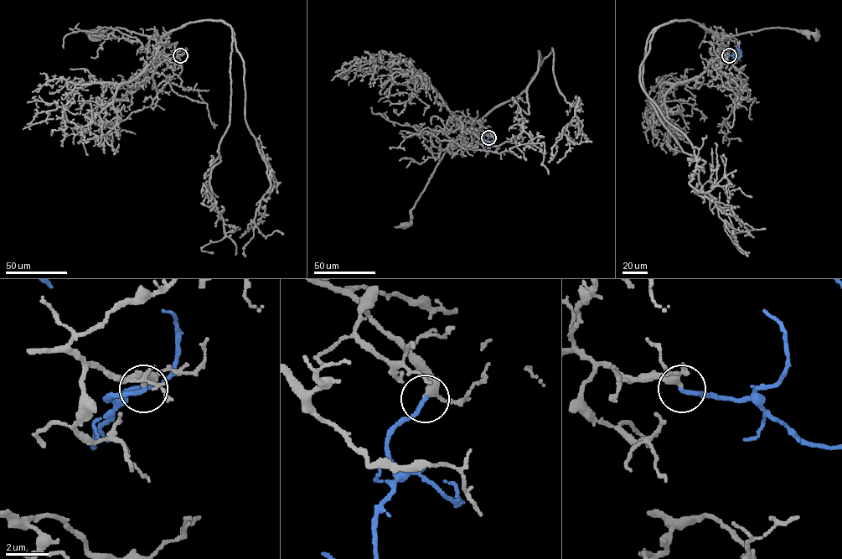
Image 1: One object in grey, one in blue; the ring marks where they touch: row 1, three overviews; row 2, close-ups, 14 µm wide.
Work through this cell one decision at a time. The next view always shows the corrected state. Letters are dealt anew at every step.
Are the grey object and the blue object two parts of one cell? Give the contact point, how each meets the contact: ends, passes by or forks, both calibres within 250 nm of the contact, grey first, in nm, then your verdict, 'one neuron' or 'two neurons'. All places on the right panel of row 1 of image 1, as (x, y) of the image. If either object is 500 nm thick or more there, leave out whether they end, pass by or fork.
(729, 55) | grey passes by | blue ends | 280/200 nm | one neuron

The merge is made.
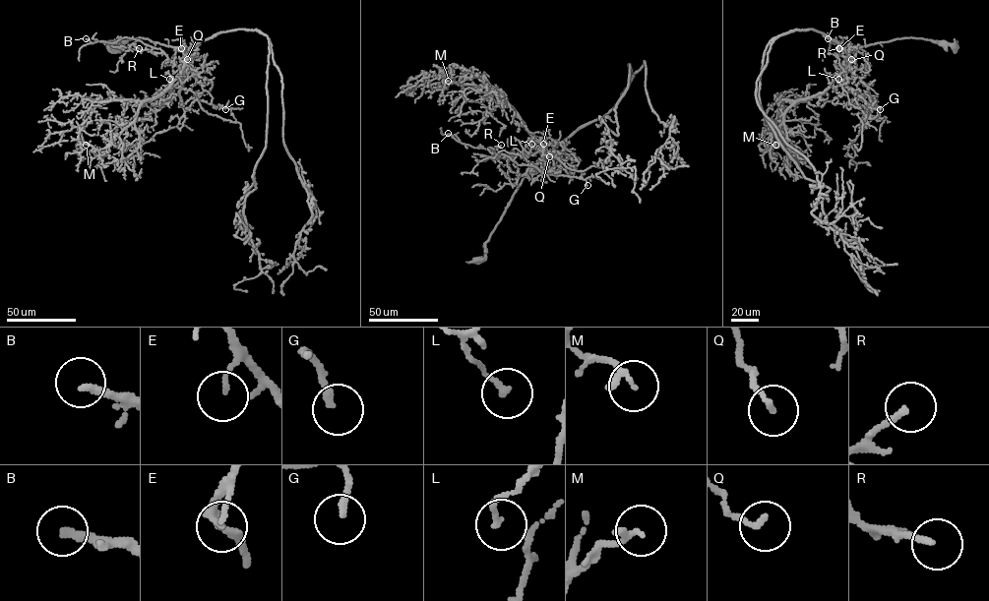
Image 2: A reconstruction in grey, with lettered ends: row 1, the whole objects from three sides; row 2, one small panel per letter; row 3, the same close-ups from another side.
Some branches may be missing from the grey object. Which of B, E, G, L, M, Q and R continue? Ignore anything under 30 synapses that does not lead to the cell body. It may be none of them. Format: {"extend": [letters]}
{"extend": ["B", "R"]}

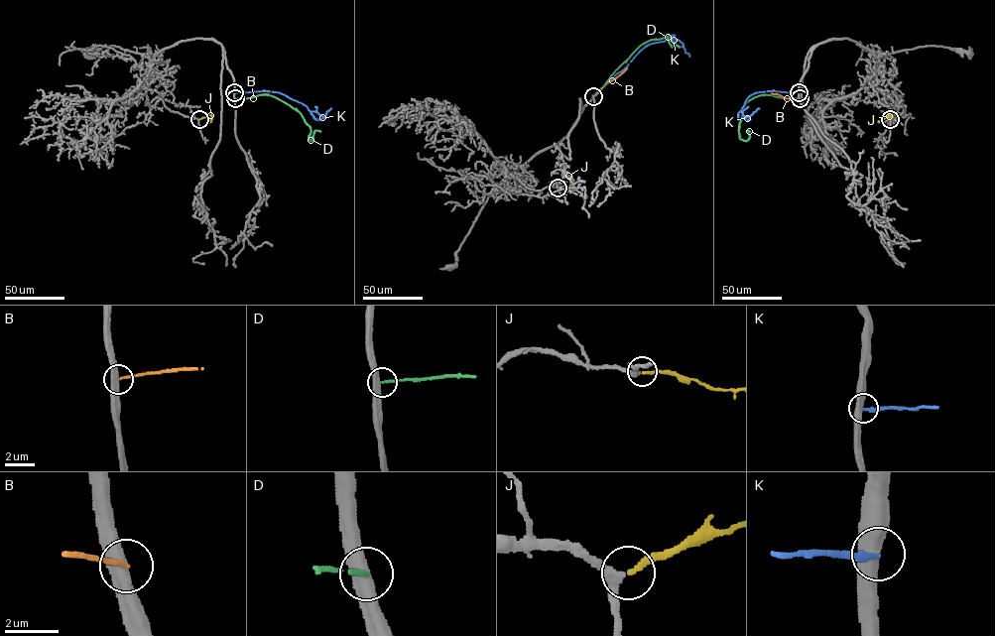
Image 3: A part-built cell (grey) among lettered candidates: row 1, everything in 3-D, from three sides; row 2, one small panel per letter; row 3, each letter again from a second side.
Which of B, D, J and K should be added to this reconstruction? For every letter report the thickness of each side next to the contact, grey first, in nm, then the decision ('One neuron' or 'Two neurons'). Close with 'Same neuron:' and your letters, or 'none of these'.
B: Thickness 480 nm (grey) against 140 nm. Two neurons
D: Thickness 480 nm (grey) against 140 nm. Two neurons
J: Thickness 260 nm (grey) against 200 nm. One neuron
K: Thickness 550 nm (grey) against 170 nm. Two neurons
Same neuron: J

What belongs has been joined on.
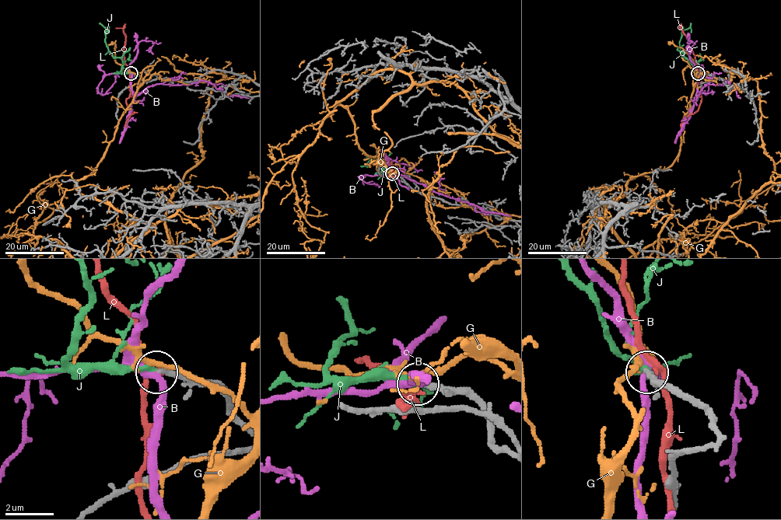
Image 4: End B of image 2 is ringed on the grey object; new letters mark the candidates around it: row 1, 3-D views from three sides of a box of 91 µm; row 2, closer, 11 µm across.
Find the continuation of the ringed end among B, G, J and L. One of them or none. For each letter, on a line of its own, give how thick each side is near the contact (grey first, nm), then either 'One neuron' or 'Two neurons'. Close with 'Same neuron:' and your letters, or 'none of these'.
B: Thickness 240 nm (grey) against 280 nm. Two neurons
G: Thickness 240 nm (grey) against 170 nm. Two neurons
J: Thickness 240 nm (grey) against 200 nm. One neuron
L: Thickness 240 nm (grey) against 190 nm. Two neurons
Same neuron: J

